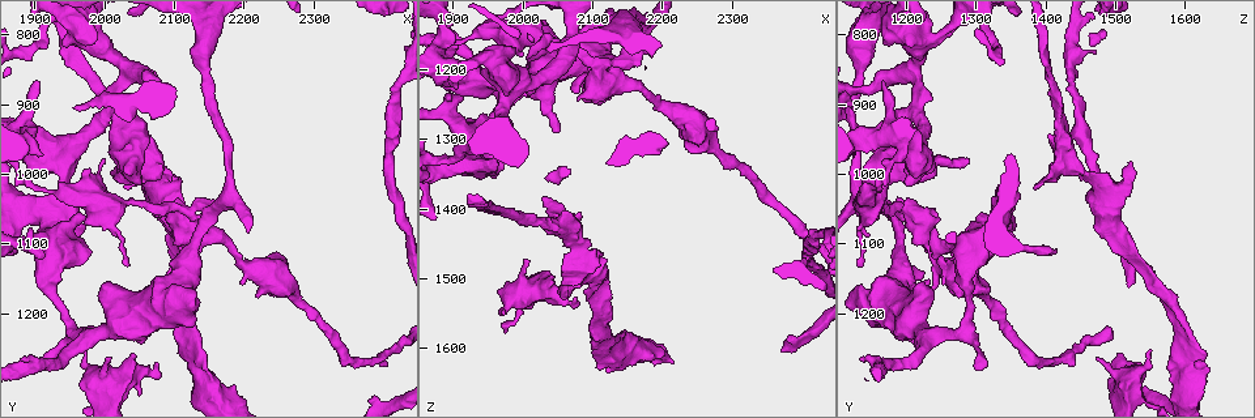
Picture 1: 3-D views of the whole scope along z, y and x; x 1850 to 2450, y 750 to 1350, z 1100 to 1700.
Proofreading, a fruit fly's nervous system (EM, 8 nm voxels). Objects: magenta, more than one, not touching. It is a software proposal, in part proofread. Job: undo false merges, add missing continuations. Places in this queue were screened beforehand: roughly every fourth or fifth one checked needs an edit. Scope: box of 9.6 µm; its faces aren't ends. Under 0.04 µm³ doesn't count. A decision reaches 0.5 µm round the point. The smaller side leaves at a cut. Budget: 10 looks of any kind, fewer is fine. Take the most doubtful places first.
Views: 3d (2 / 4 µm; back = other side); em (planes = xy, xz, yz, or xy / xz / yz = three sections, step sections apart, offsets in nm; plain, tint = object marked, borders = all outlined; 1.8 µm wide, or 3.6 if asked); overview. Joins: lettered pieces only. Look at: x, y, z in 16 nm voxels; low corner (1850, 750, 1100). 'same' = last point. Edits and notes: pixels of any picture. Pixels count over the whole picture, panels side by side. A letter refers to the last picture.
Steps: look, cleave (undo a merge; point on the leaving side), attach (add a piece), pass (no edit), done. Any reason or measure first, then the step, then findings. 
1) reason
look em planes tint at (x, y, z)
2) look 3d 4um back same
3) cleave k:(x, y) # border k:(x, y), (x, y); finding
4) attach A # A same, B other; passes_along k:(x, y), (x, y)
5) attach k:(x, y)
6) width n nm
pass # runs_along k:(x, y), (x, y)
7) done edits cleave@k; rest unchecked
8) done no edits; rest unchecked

an open end
look 3d 4um back at (1970, 1255, 1555)

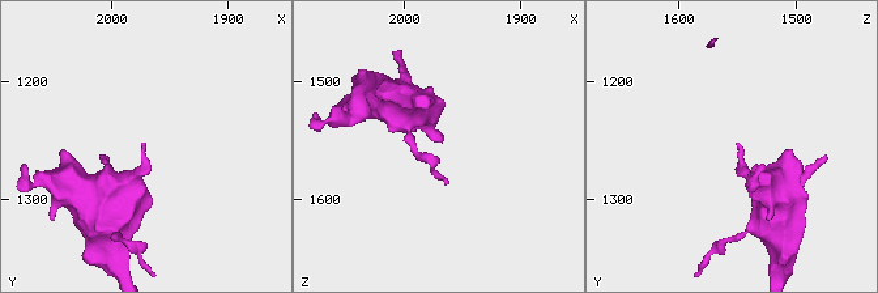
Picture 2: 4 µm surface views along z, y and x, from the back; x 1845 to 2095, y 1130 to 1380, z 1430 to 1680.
need the tissue
look em xy step 8 tint at (1974, 1254, 1550)

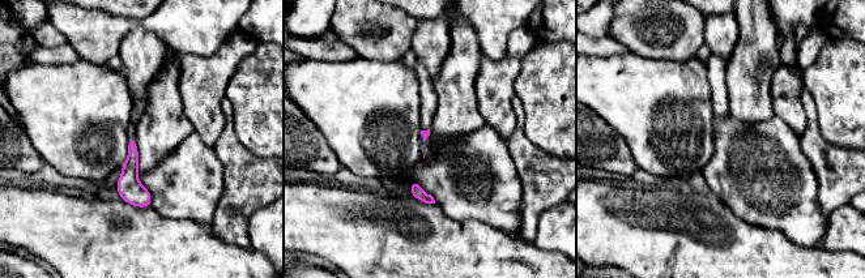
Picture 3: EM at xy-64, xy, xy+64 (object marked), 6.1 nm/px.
look em planes borders same

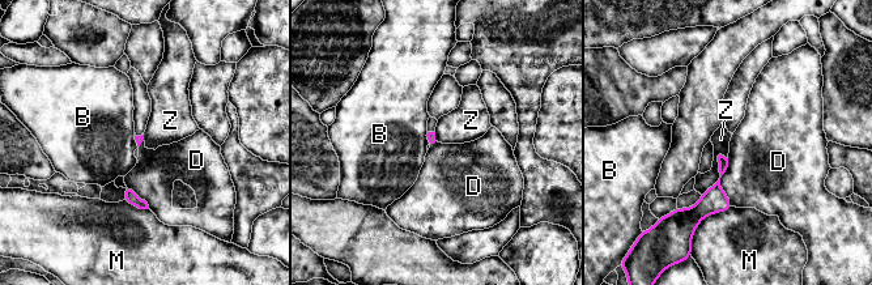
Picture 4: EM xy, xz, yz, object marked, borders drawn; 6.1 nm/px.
pass # B other, D other, M other, Z other; border 4:(723, 154), (719, 178), (701, 194); none of them fits

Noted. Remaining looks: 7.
sharp bend
look em xy step 8 tint at (1885, 830, 1330)

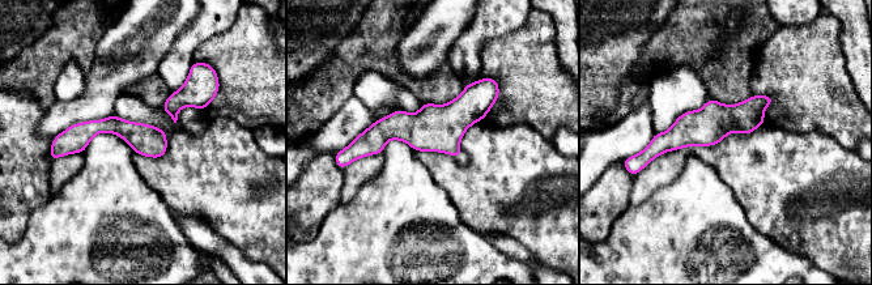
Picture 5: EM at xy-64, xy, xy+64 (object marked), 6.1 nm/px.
look em planes borders same

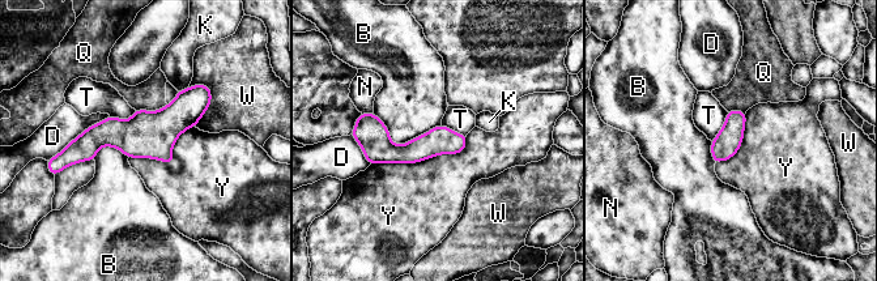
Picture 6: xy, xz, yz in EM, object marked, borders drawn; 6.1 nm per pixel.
width 160 nm; longest_contact Y 650 nm
pass # B other, D other, K other, N other, Q other, T other, W other, Y other; all the same neuron

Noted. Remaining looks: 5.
calibre changes
look em planes borders at (2035, 940, 1415)

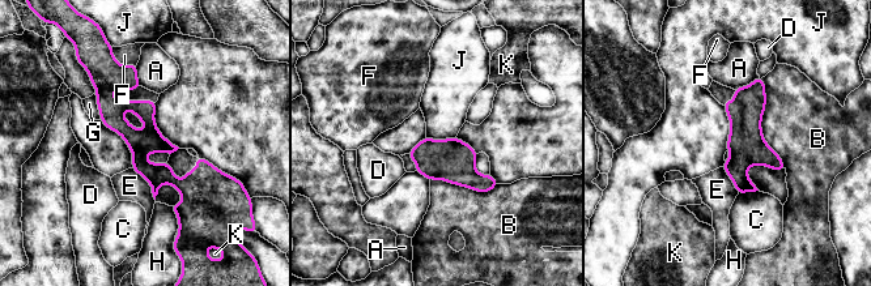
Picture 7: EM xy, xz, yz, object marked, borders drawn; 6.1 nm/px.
longest_contact B 600 nm
pass # A other, B other, C other, D other, E other, F other, G other, H other, J other, K other; border 7:(122, 111), (131, 110), (148, 127); one neuron here

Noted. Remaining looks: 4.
thick turns thin
look em planes plain at (2105, 1085, 1500)

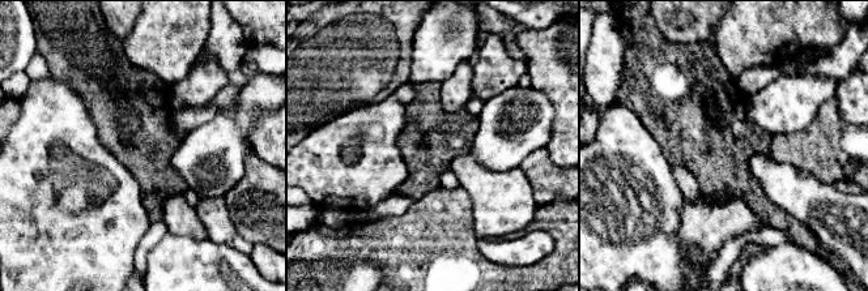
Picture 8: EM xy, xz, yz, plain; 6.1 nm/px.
where the object lies
look em planes tint same

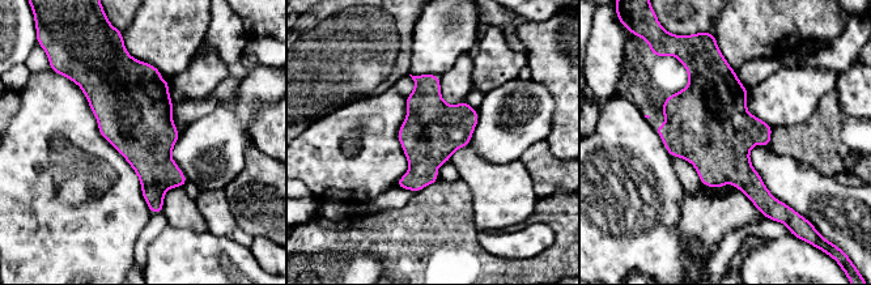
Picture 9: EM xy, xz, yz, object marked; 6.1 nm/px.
what lies round it
look em planes borders same

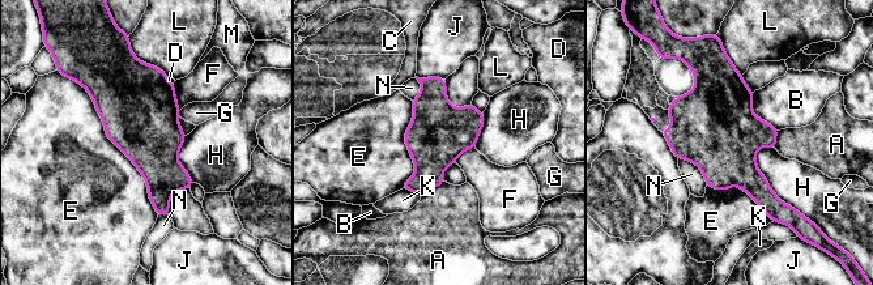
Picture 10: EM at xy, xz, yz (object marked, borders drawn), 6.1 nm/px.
longest_contact E 950 nm
pass # A other, B other, C other, D other, E other, F other, G other, H other, J other, K other, L other, M other, N other; continuous, no second neuron

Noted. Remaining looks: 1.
done no edits; rest unchecked

